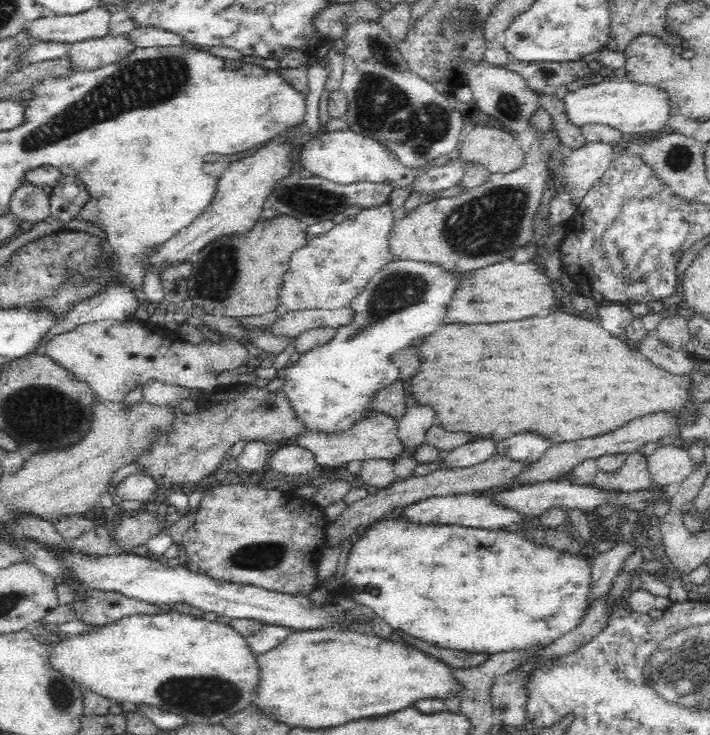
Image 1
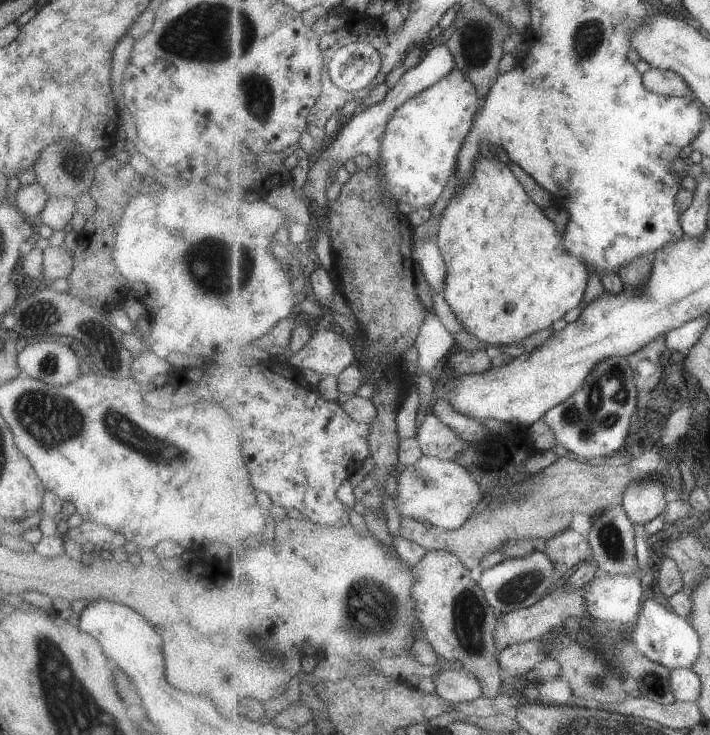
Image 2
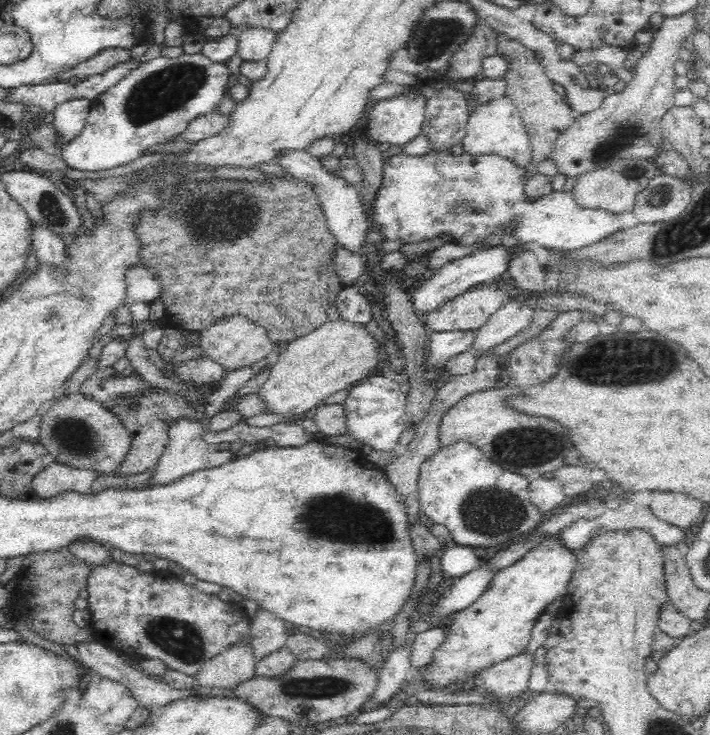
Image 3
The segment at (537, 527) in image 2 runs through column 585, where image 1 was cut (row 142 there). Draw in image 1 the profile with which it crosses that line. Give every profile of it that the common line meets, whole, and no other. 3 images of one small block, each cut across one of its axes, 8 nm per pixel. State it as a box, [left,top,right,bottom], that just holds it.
[459,125,526,174]

